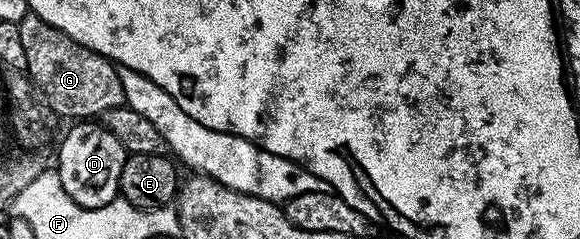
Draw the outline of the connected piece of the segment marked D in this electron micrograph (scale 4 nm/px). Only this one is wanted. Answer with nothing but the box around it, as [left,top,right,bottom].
[58,119,128,209]

